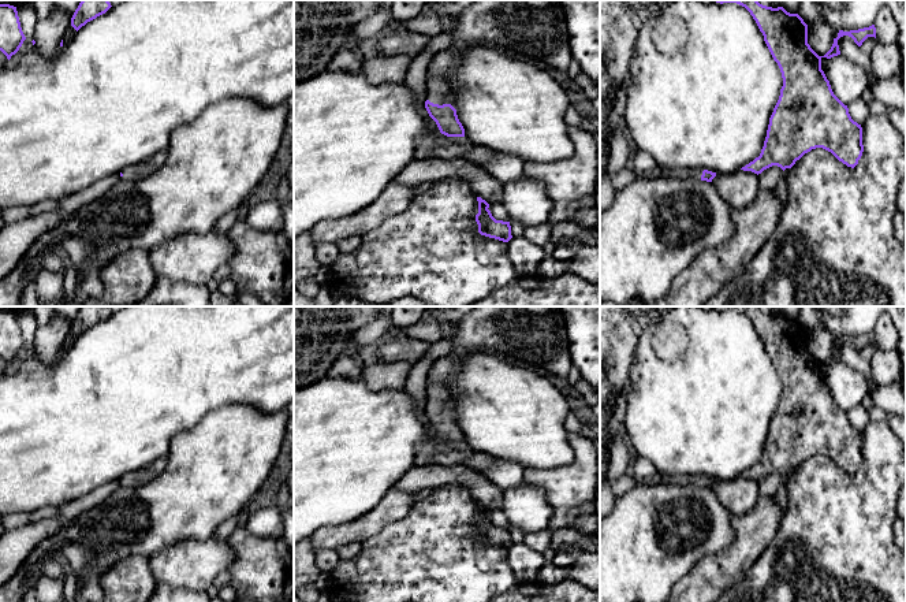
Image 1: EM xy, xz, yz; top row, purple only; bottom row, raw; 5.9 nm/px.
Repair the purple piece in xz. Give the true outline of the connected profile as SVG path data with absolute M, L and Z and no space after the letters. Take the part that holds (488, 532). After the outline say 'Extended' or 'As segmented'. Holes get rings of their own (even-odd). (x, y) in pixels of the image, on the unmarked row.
M477 503L477 508L478 520L476 521L476 528L478 531L478 539L489 545L508 549L512 545L510 528L496 527L488 516L489 510L481 503Z. As segmented

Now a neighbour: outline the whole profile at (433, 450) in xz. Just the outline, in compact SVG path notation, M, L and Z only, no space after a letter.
M425 358L418 363L409 374L404 390L411 395L415 402L415 408L420 412L426 438L415 449L414 464L415 465L463 465L463 462L474 453L466 443L447 443L440 439L436 428L429 423L426 408L426 383L429 380L429 369L433 365L433 360Z

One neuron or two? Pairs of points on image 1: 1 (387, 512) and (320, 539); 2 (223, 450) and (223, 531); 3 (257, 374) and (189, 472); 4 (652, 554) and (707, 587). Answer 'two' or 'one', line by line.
1: one
2: two
3: two
4: two

